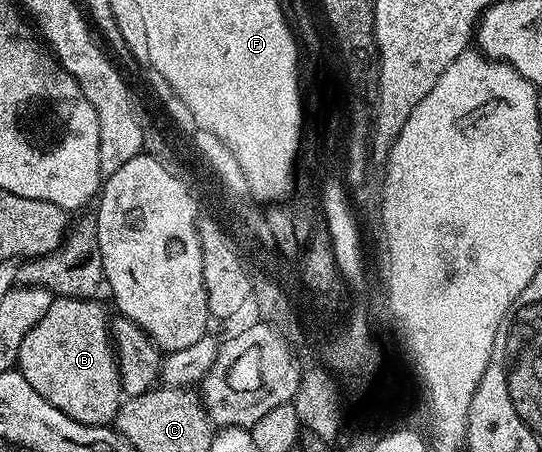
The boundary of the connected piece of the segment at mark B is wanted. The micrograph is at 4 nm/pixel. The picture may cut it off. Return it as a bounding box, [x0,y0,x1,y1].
[16,297,124,425]

